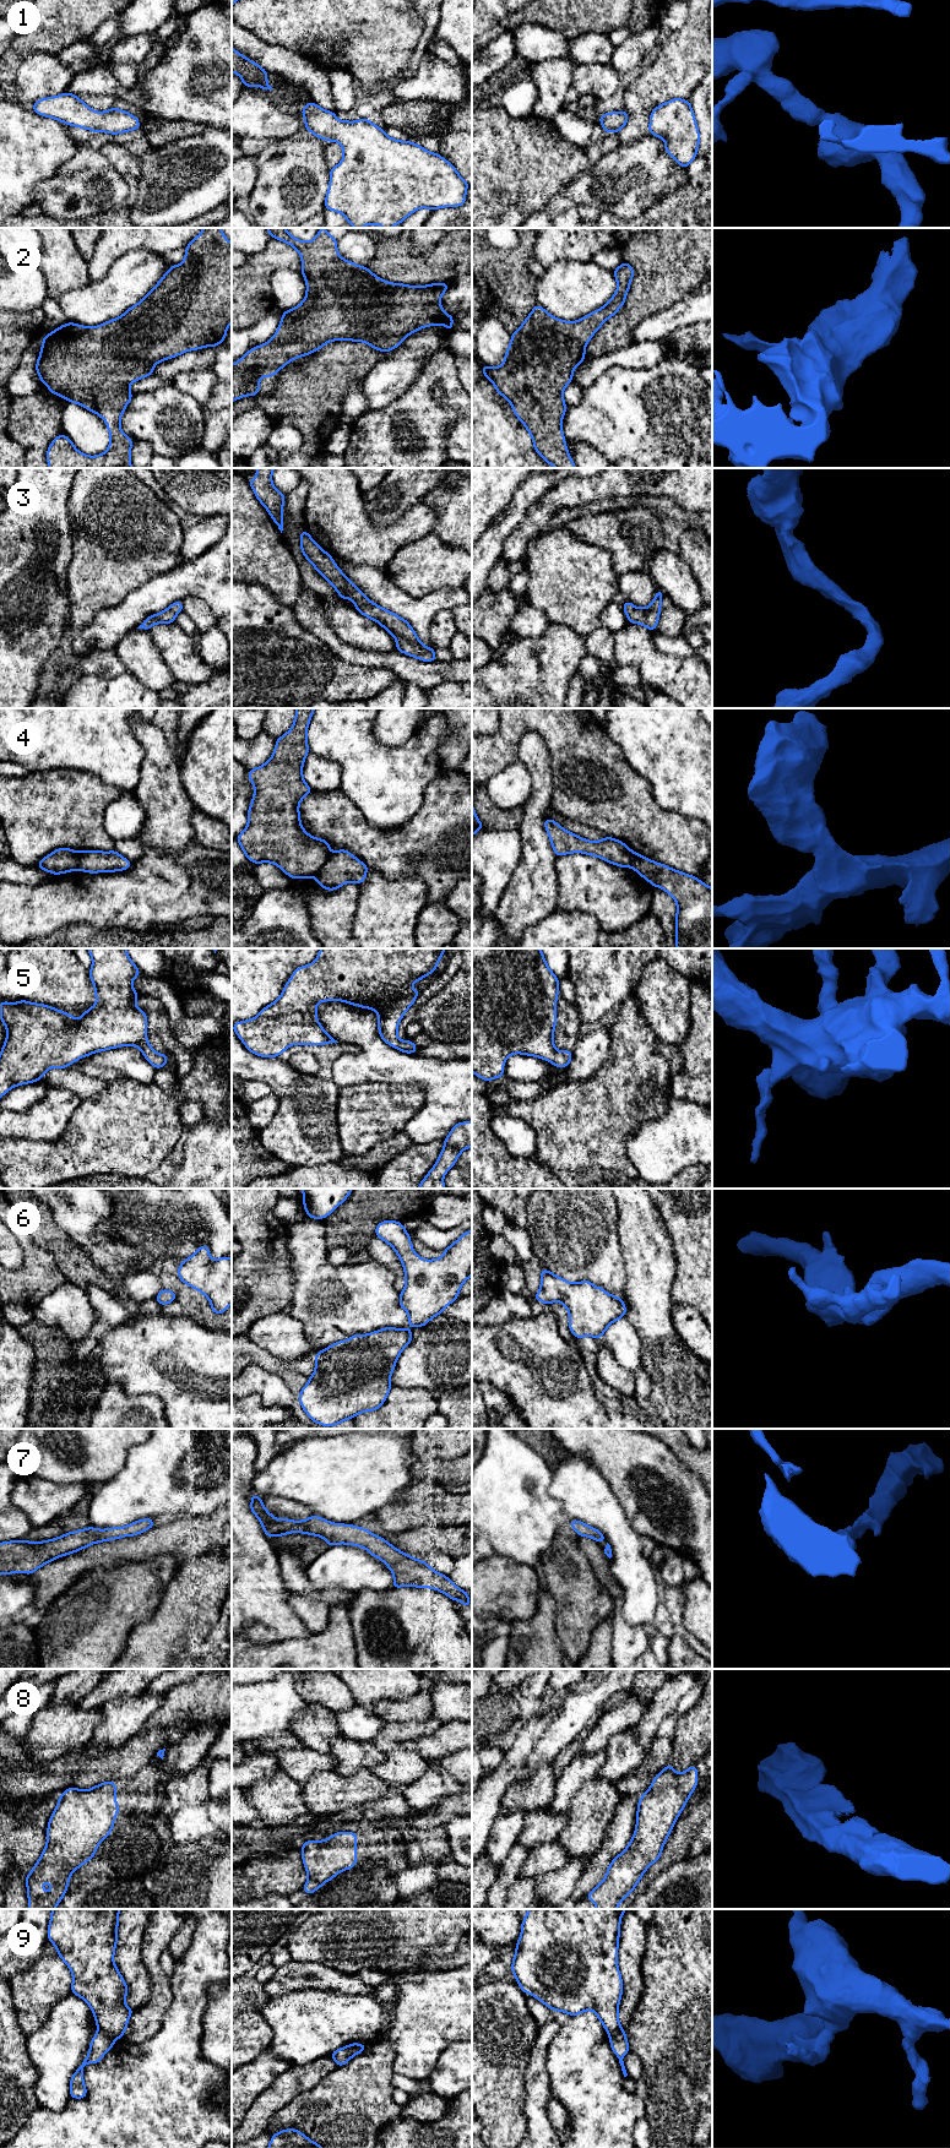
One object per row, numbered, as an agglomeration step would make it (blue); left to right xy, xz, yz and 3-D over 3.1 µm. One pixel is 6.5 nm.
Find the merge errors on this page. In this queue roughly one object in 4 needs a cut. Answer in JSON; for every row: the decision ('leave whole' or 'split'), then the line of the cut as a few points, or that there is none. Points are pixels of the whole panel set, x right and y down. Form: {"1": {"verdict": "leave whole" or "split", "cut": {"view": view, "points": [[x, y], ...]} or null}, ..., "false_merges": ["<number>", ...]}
{"1": {"verdict": "leave whole", "cut": null}, "2": {"verdict": "leave whole", "cut": null}, "3": {"verdict": "leave whole", "cut": null}, "4": {"verdict": "leave whole", "cut": null}, "5": {"verdict": "leave whole", "cut": null}, "6": {"verdict": "leave whole", "cut": null}, "7": {"verdict": "leave whole", "cut": null}, "8": {"verdict": "leave whole", "cut": null}, "9": {"verdict": "split", "cut": {"view": "xy", "points": [[98, 2027], [114, 2039]]}}, "false_merges": ["9"]}

